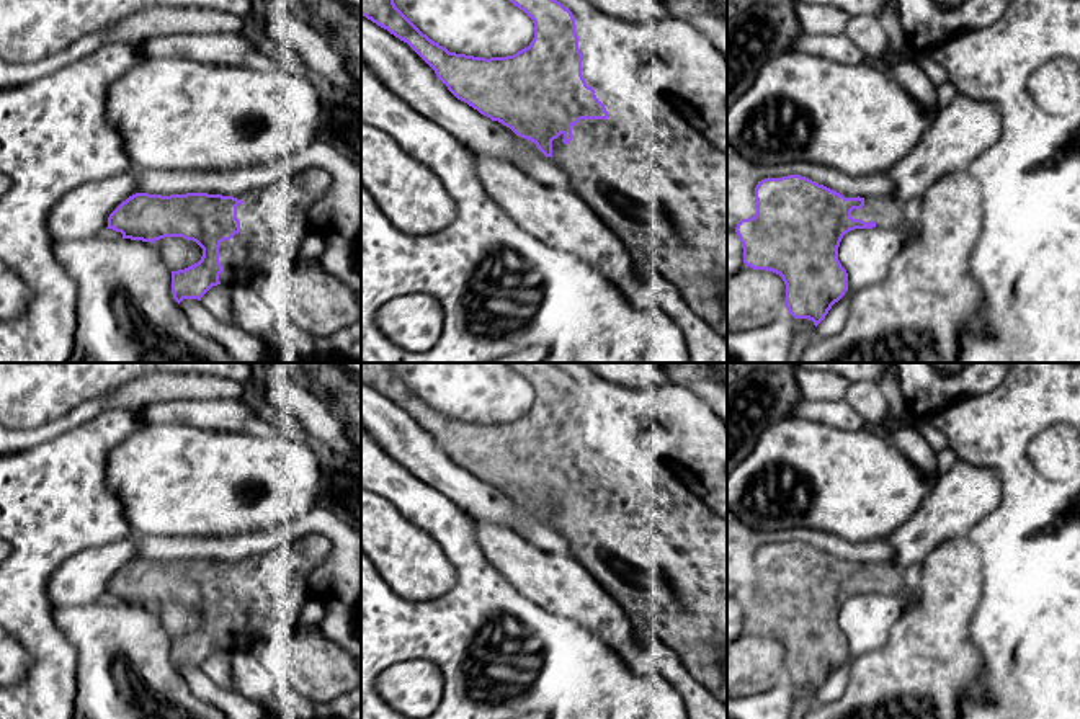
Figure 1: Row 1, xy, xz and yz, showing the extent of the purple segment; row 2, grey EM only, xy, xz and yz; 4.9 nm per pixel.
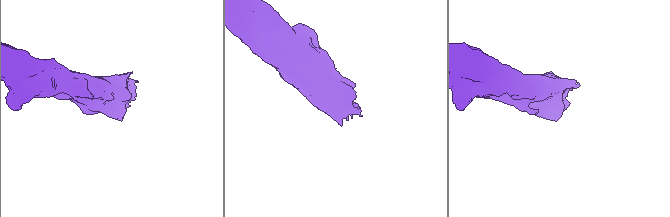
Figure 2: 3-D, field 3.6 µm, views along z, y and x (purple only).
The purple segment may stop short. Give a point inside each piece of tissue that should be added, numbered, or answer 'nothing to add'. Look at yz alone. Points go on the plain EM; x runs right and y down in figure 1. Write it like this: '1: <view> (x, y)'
1: yz (888, 579)

